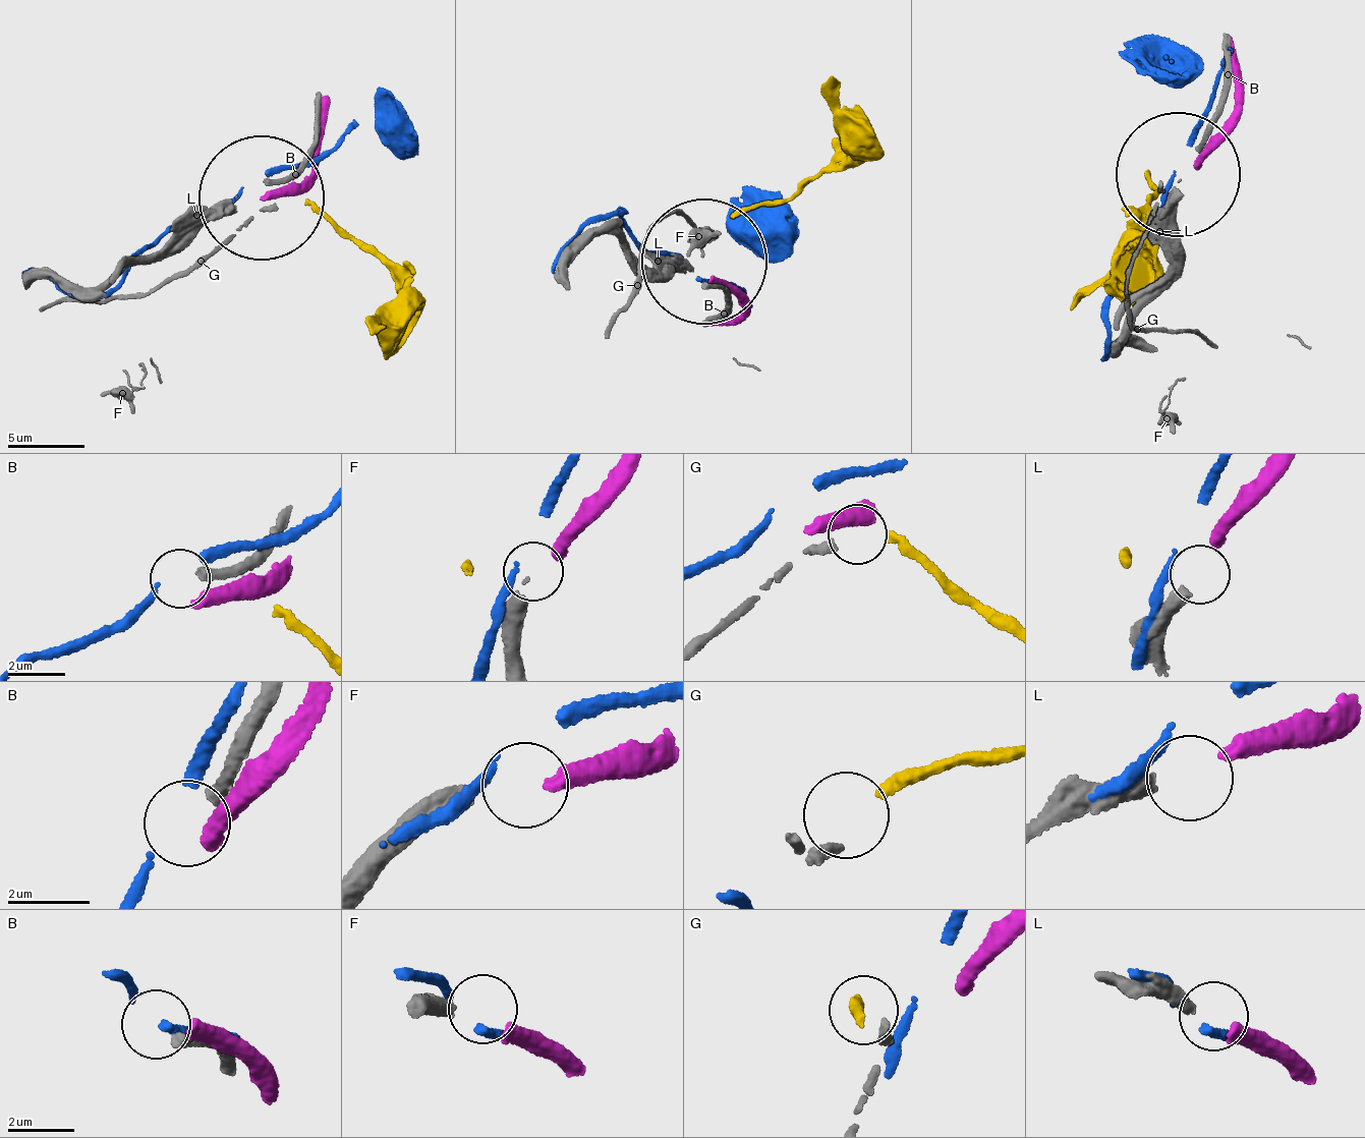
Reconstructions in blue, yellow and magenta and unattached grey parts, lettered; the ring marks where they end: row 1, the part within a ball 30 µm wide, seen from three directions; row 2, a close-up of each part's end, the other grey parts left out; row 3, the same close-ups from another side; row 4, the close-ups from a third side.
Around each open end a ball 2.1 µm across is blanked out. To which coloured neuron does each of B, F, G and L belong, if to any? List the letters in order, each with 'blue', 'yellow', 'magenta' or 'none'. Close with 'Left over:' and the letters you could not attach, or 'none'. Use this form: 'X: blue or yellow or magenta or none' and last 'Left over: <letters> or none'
B: none
F: magenta
G: yellow
L: none
Left over: B, L

